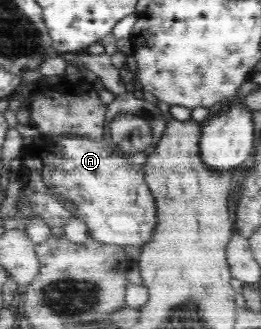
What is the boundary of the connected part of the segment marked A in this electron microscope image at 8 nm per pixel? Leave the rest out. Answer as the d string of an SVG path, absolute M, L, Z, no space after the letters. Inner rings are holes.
M62 135L56 139L56 141L46 141L43 143L40 140L35 140L31 146L31 149L26 149L20 156L22 163L18 167L18 177L22 183L22 189L20 189L20 195L18 196L18 207L17 214L20 216L22 221L28 223L32 218L38 218L44 220L46 224L52 227L63 227L66 225L70 217L77 217L88 227L88 235L92 236L96 242L102 244L114 244L114 245L134 245L143 246L148 243L152 232L157 225L157 205L155 202L155 197L149 190L148 184L145 182L145 173L142 164L132 163L128 158L121 157L119 160L115 159L114 151L103 139L102 140L91 140L85 137L80 137L79 135Z

